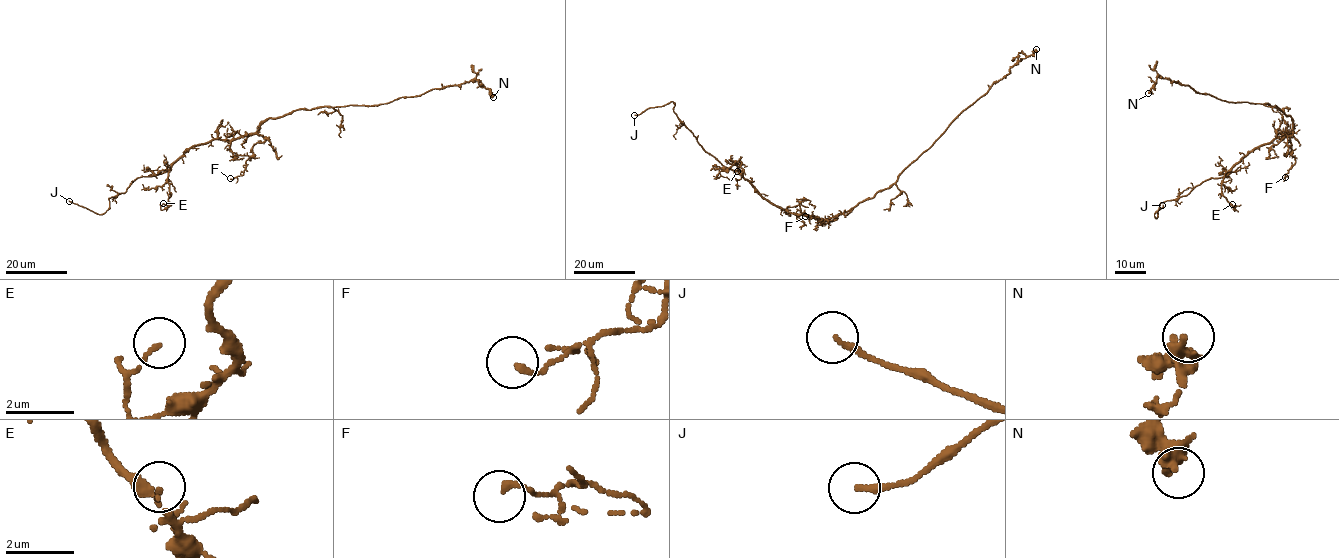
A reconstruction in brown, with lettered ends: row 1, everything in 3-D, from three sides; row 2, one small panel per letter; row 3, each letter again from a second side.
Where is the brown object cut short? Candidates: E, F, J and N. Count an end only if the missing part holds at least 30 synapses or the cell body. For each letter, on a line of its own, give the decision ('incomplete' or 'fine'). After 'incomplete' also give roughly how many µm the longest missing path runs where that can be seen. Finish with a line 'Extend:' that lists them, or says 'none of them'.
E: fine
F: fine
J: incomplete | 4 µm
N: fine
Extend: J

